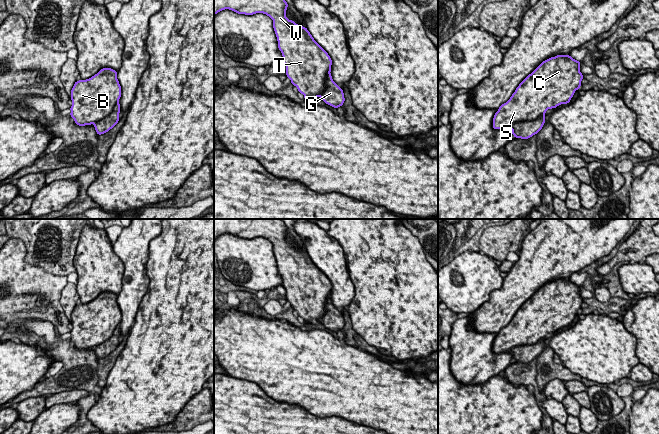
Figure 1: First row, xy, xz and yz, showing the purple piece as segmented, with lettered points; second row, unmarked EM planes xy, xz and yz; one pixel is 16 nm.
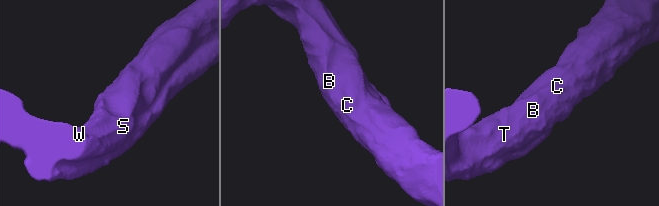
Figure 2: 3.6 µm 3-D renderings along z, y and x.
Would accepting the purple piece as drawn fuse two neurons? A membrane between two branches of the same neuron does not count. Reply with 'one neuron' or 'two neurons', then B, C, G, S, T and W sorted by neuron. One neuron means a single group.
two neurons; B C S T W / G

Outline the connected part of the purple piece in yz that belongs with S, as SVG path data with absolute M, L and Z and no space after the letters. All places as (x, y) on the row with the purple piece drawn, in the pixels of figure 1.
M556 55L543 61L519 84L510 99L499 107L493 118L493 128L504 129L516 122L533 121L548 109L568 104L581 86L583 74L580 72L580 64L570 55Z

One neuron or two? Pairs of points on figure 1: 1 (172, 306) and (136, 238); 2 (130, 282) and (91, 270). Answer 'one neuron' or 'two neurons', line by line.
1: two neurons
2: two neurons

